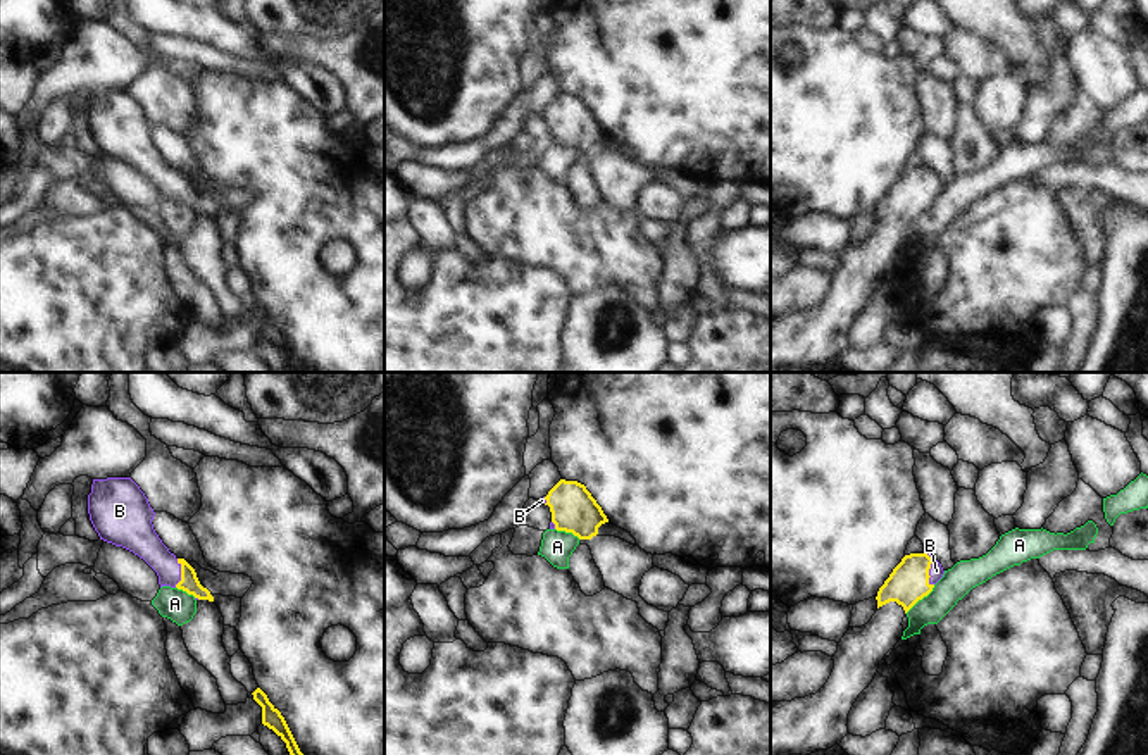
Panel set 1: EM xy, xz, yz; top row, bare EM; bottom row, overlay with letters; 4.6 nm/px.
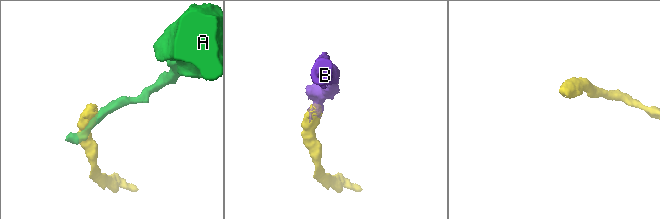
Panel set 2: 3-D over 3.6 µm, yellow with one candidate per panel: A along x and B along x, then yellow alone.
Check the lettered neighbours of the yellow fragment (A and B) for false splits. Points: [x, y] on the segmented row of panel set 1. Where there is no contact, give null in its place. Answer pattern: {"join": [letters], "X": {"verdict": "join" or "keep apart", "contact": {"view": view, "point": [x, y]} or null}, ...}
{"join": ["B"], "A": {"verdict": "keep apart", "contact": {"view": "yz", "point": [921, 599]}}, "B": {"verdict": "join", "contact": {"view": "yz", "point": [929, 567]}}}

